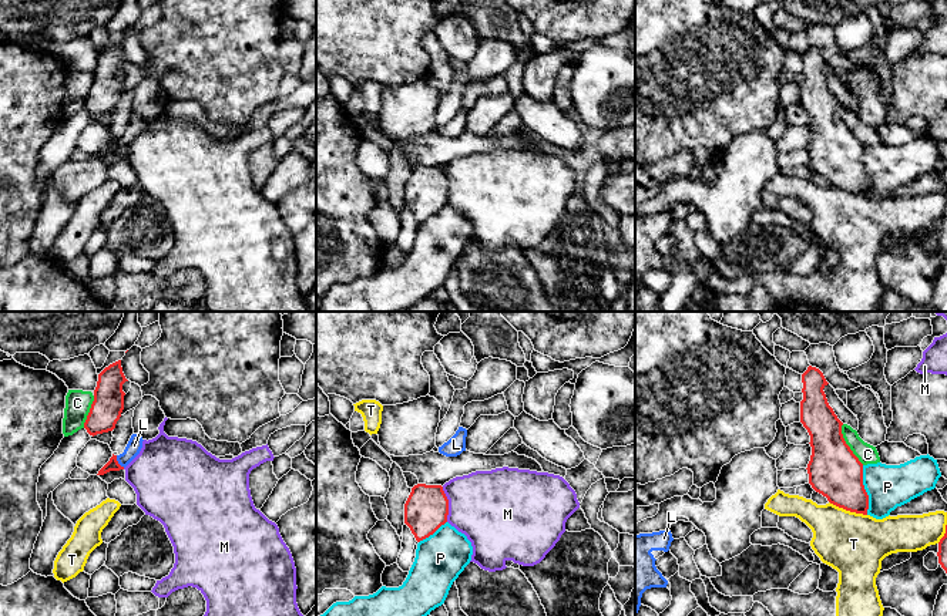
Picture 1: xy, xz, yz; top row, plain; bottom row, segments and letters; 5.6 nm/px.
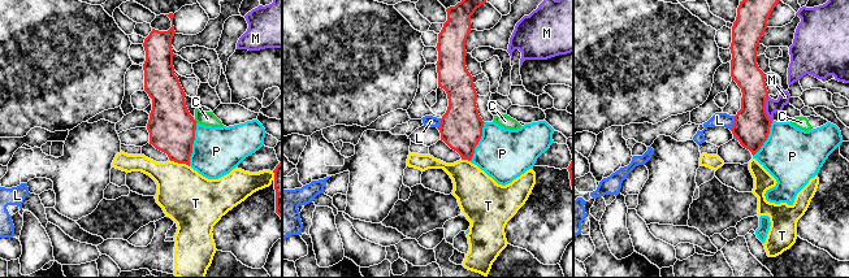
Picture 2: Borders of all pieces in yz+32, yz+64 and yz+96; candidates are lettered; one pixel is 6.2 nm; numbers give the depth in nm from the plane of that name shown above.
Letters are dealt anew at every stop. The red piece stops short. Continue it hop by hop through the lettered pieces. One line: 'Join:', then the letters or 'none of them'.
Join: none of them

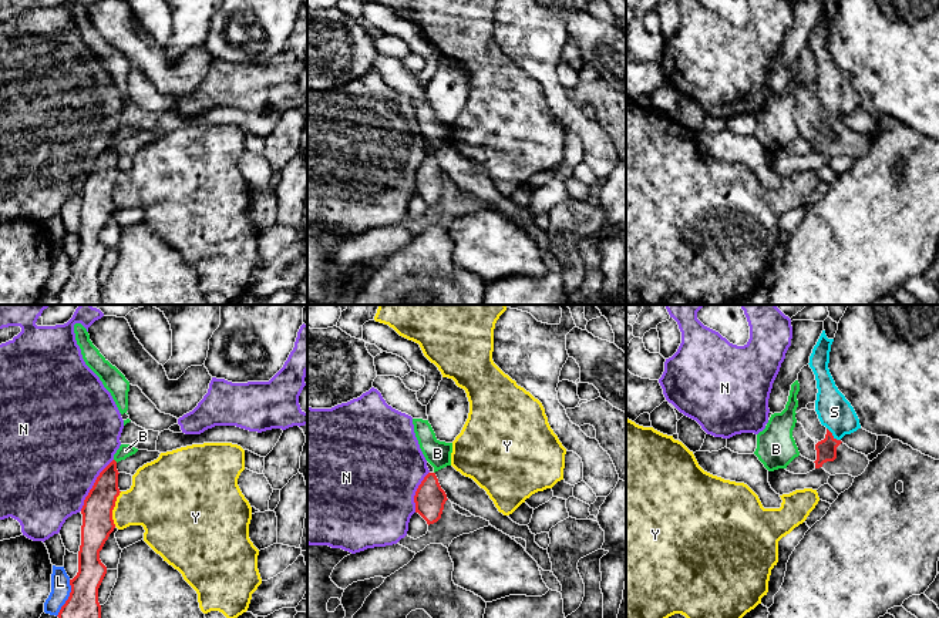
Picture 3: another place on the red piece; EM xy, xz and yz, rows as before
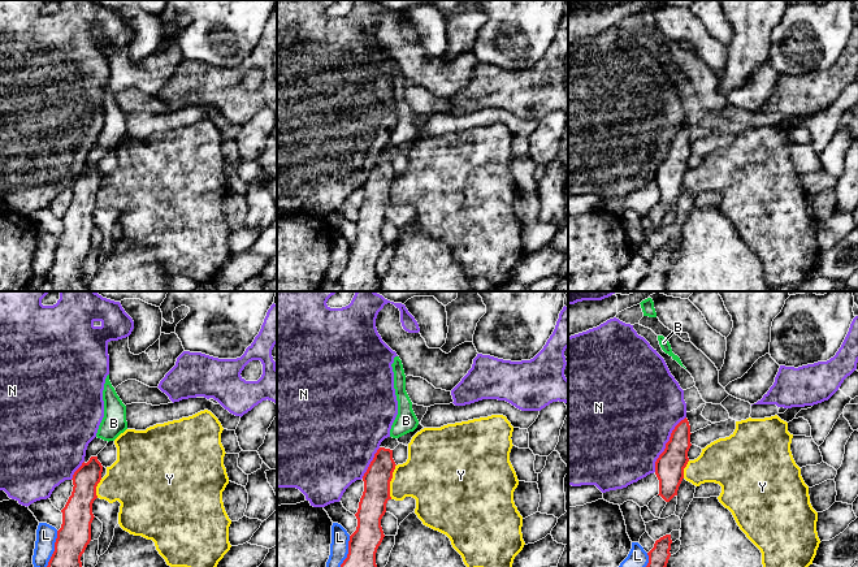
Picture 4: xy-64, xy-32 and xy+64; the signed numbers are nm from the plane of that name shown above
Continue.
Join: S

